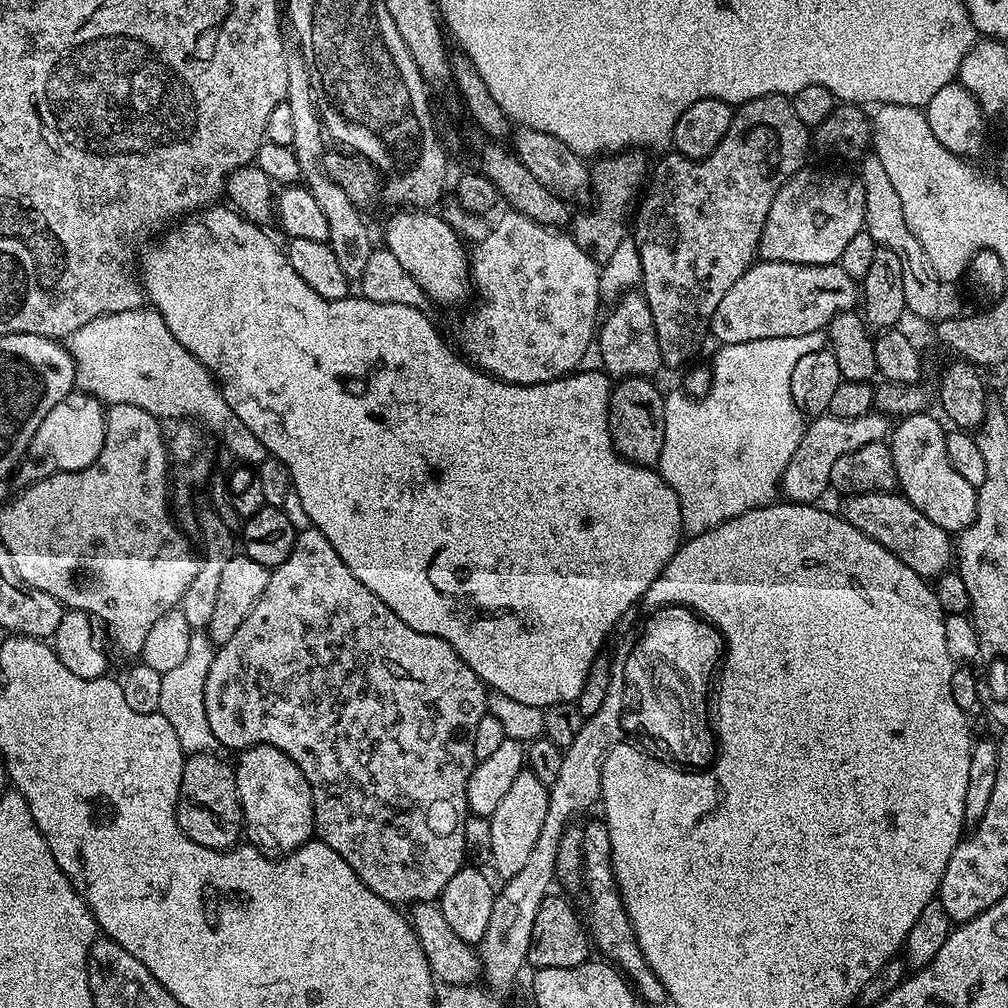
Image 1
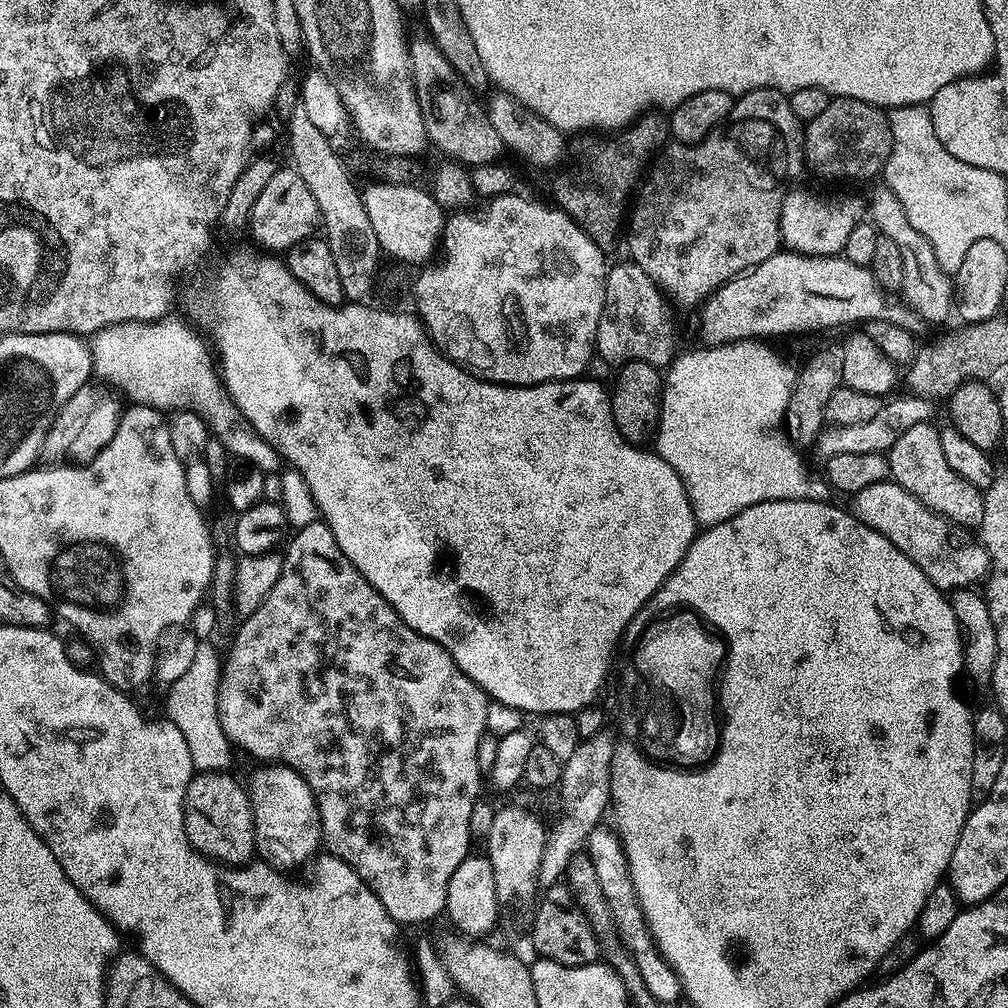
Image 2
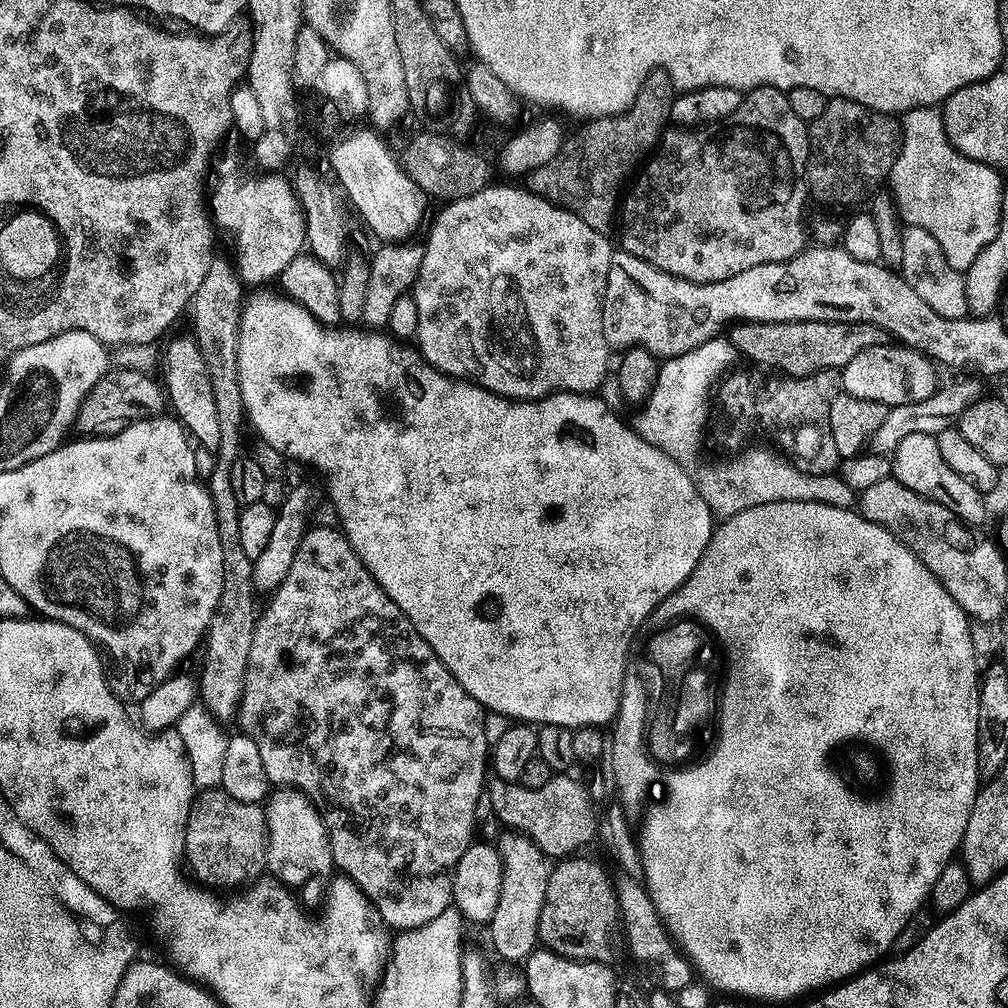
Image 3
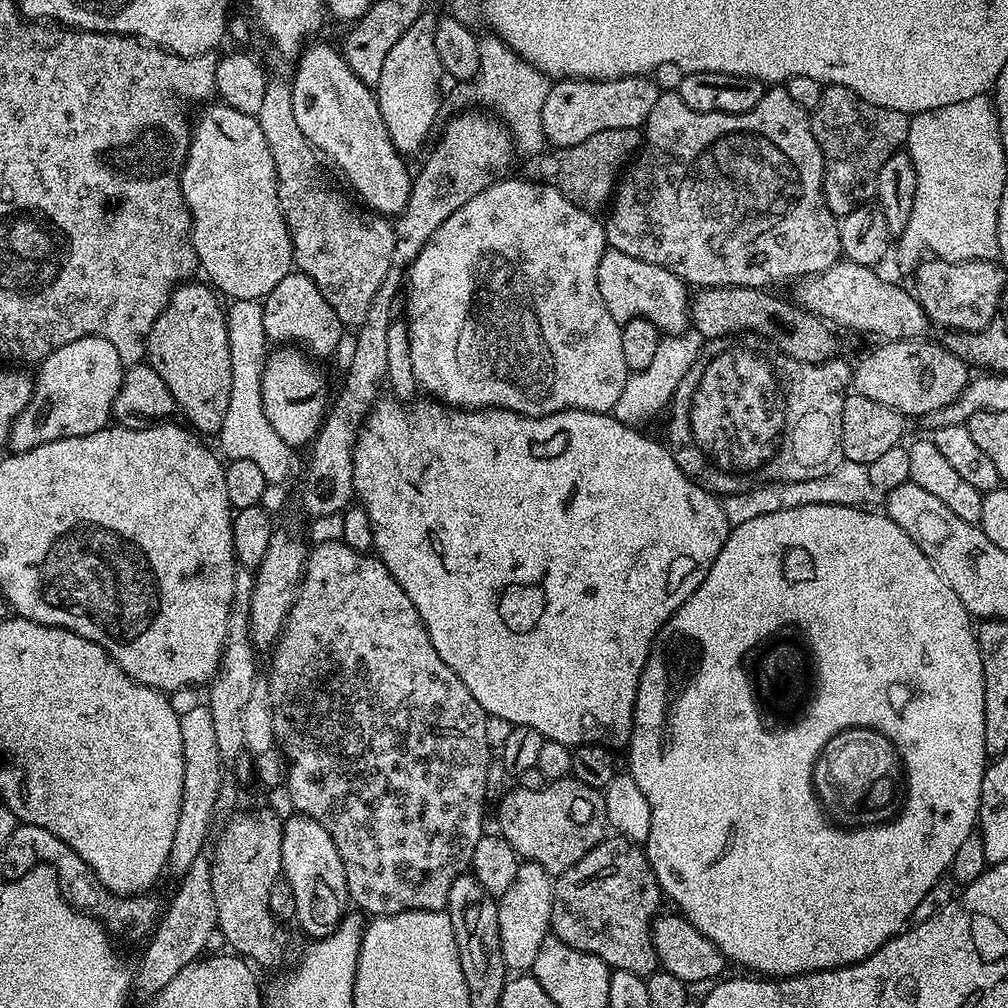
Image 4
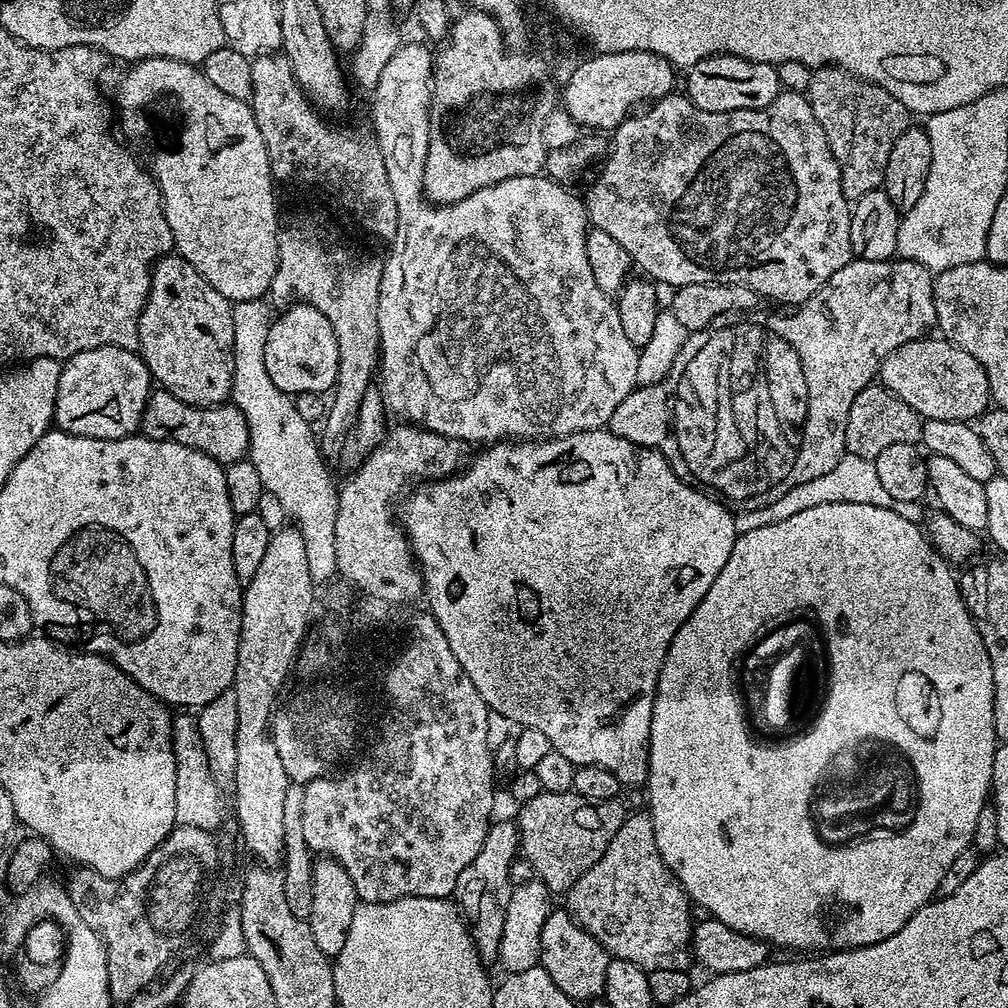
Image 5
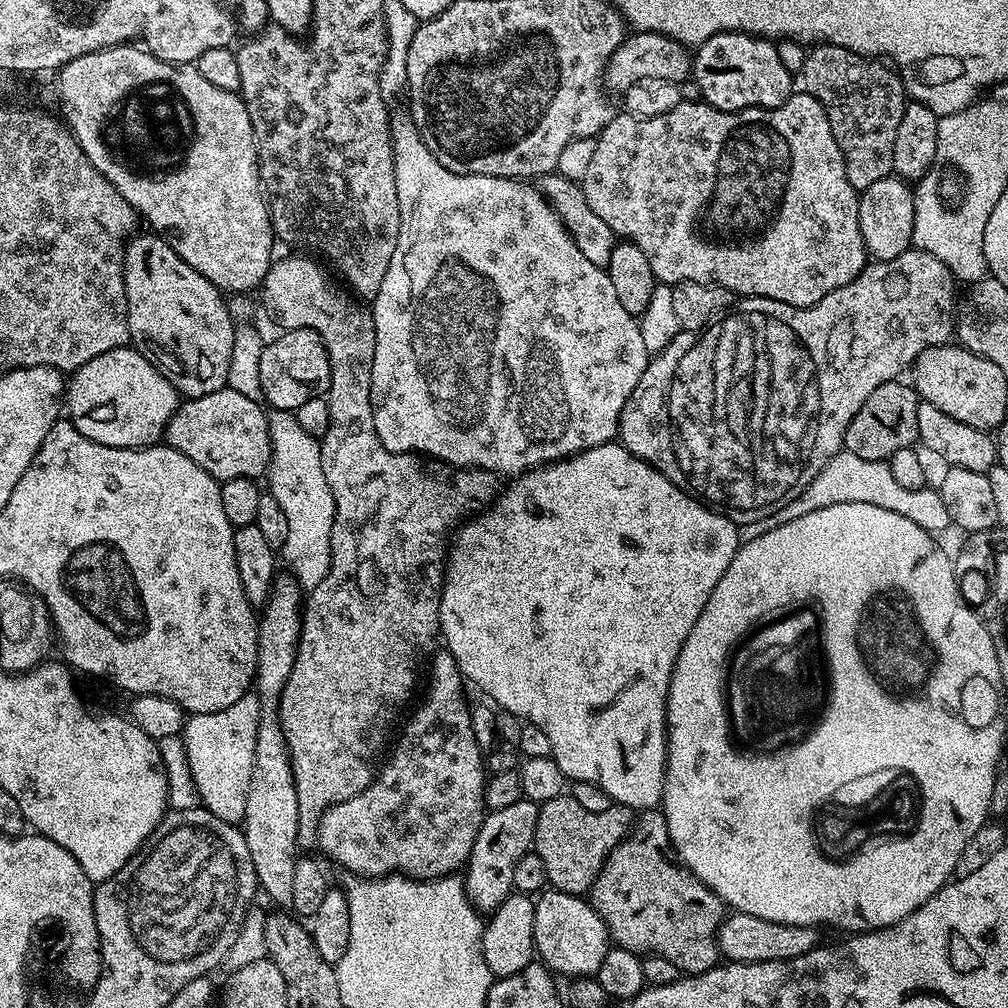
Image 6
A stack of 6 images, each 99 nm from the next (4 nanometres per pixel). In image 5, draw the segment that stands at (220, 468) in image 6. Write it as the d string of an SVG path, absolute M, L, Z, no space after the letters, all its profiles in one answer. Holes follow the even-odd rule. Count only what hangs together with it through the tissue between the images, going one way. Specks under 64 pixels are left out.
M161 388L155 389L149 396L140 430L143 435L155 440L171 439L180 445L198 449L225 466L243 459L249 451L247 422L233 403L226 402L212 408L192 407Z

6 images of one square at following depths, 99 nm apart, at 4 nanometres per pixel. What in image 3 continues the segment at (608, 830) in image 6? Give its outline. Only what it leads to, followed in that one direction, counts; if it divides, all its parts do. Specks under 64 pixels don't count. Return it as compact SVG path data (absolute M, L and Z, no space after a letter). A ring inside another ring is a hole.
M556 774L550 782L538 788L524 788L515 781L491 779L486 788L487 799L497 818L511 831L534 841L545 856L560 860L586 845L598 826L596 810L589 792L568 774Z

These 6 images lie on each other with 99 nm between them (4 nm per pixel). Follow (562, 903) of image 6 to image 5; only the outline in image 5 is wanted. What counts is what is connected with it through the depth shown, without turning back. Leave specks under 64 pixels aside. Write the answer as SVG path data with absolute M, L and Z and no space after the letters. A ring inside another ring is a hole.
M566 910L549 911L542 926L542 946L540 947L539 967L554 978L554 986L562 990L570 999L587 1002L603 997L608 951L586 930L576 925L576 919Z

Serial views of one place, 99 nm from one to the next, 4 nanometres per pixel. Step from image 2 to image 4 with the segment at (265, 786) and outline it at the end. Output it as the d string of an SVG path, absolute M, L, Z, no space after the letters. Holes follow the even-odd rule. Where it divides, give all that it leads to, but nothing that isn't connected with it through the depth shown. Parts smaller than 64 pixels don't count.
M293 814L284 820L282 830L282 876L292 891L290 902L296 907L295 923L312 940L329 936L340 925L349 907L348 883L334 838L314 818Z

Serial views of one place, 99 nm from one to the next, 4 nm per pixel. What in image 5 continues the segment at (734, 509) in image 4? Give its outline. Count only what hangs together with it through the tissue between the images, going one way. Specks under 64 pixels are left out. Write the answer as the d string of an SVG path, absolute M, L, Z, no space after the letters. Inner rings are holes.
M846 454L840 459L838 466L834 466L834 470L830 470L830 474L822 474L822 478L810 478L810 482L802 482L802 486L794 486L794 490L786 490L786 494L782 494L782 498L778 498L778 502L767 504L762 510L736 512L736 531L741 533L746 530L758 530L758 526L770 526L770 522L783 522L785 518L790 518L802 510L811 510L813 506L833 504L834 502L882 506L894 510L894 514L902 514L902 518L917 522L923 521L926 516L926 512L920 509L919 503L898 502L898 498L890 498L890 493L882 487L882 481L878 478L878 470L873 461Z

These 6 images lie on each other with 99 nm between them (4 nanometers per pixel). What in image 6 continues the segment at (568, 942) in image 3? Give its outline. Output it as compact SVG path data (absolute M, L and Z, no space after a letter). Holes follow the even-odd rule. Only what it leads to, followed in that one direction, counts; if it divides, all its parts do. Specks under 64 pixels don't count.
M641 811L632 825L632 831L613 849L604 862L604 868L597 874L590 889L590 903L594 910L598 910L602 922L606 922L608 935L615 947L637 954L661 956L672 962L680 974L697 976L721 963L716 934L724 923L726 905L692 871L673 859L672 855L663 811Z

